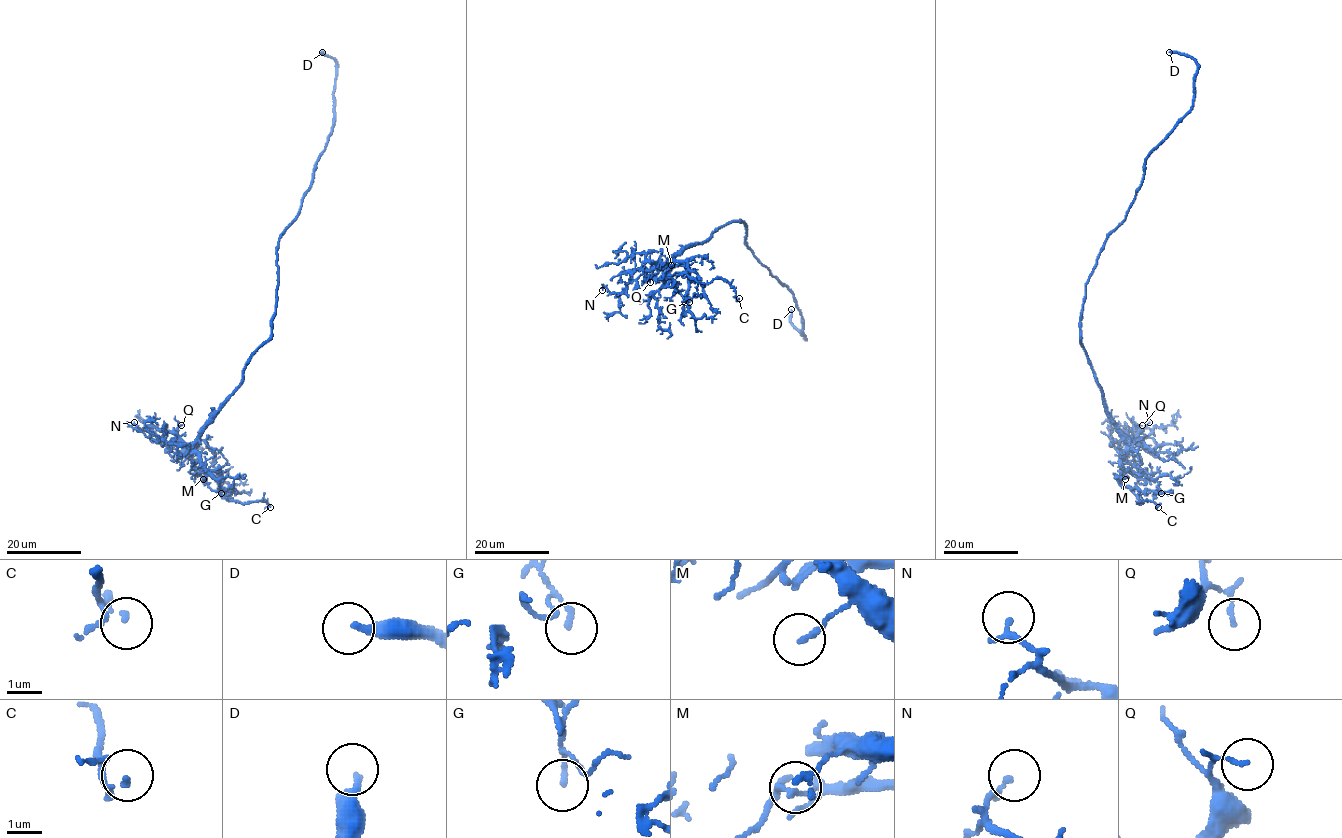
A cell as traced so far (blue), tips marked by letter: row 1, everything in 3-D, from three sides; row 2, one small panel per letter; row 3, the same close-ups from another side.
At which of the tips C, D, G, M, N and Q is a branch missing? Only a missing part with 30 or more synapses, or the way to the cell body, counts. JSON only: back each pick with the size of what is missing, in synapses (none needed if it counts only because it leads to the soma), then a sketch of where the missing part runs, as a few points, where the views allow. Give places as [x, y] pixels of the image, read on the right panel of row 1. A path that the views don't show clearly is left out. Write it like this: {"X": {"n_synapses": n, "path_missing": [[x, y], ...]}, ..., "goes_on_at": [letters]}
{"D": {"n_synapses": 350, "path_missing": [[1169, 52], [1137, 49], [1085, 61], [1063, 58], [1003, 61], [1017, 69], [1025, 66], [1036, 54], [1050, 57]]}, "goes_on_at": ["D"]}

